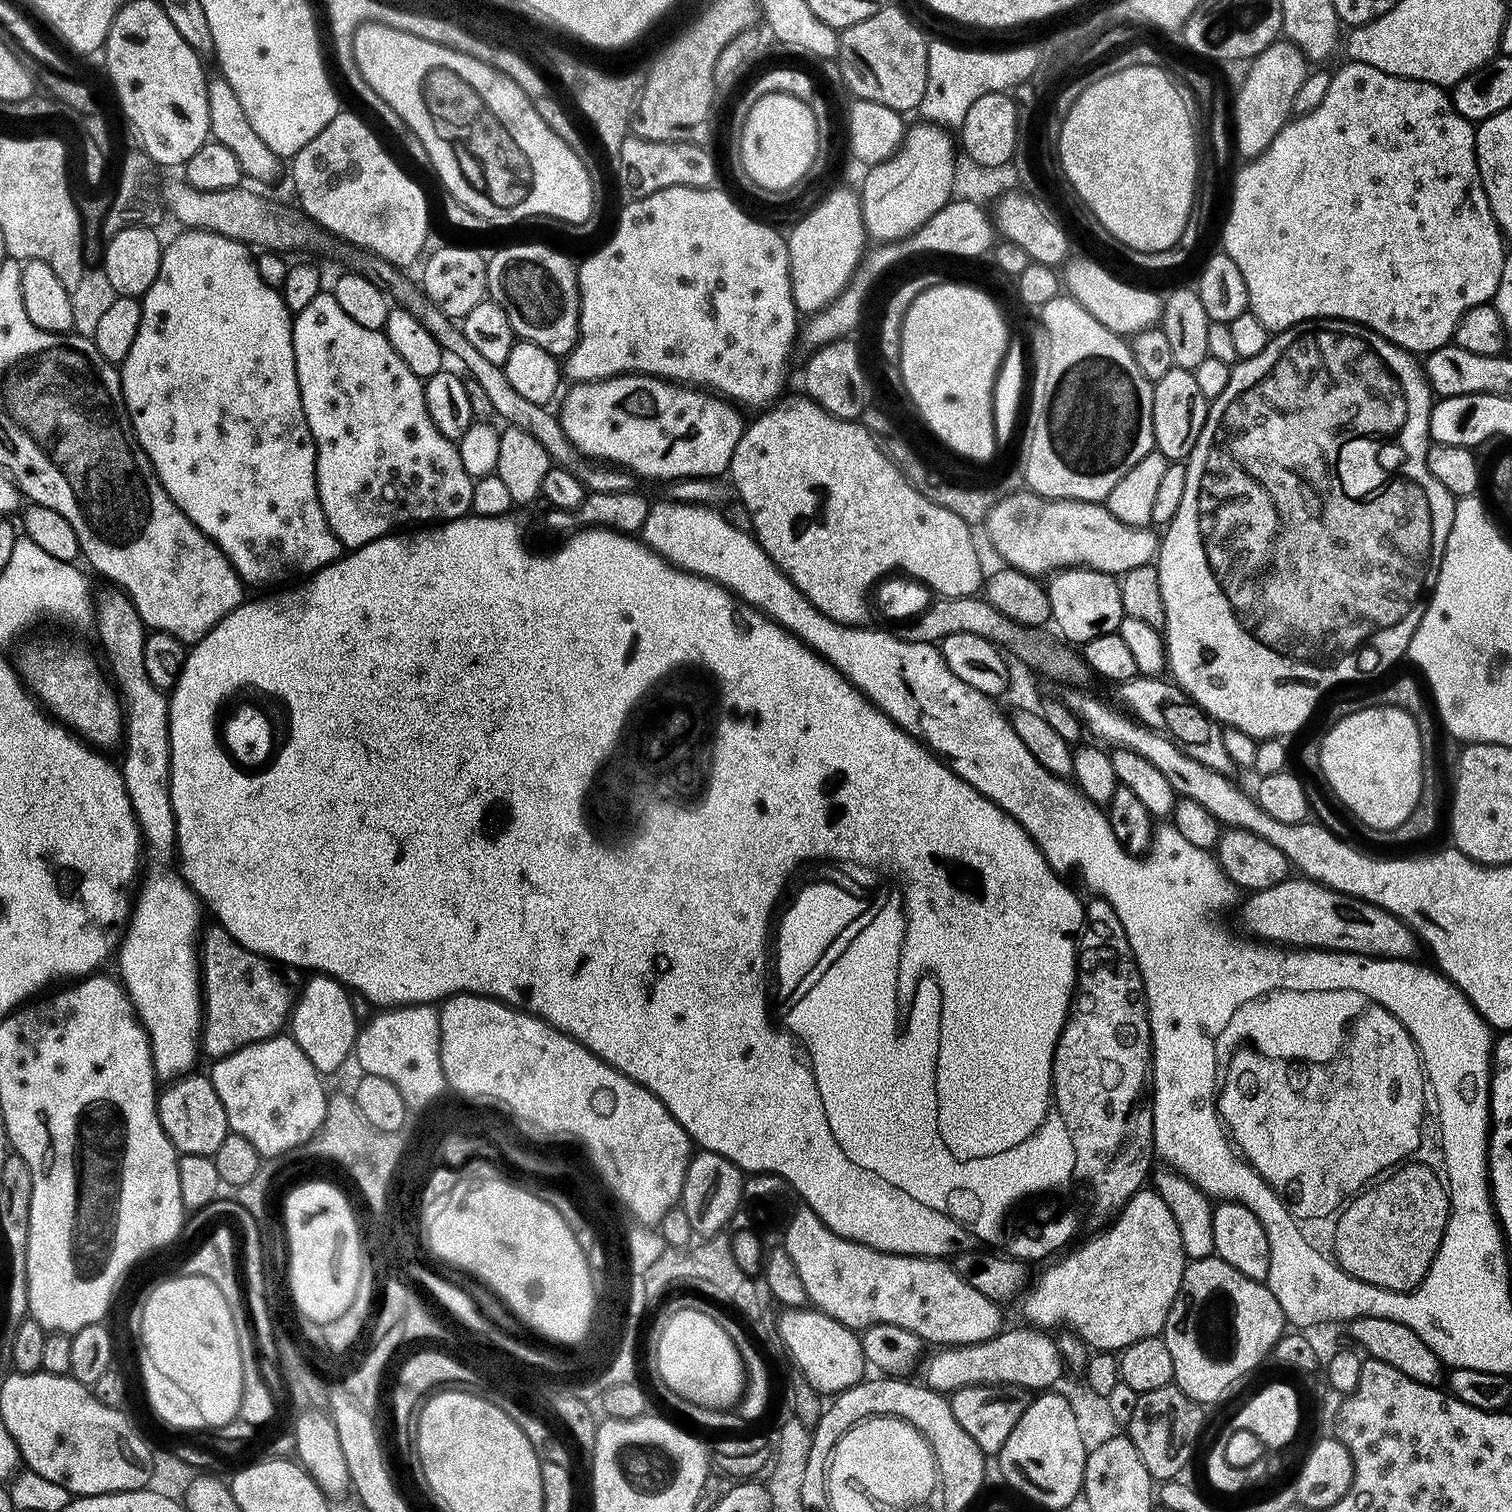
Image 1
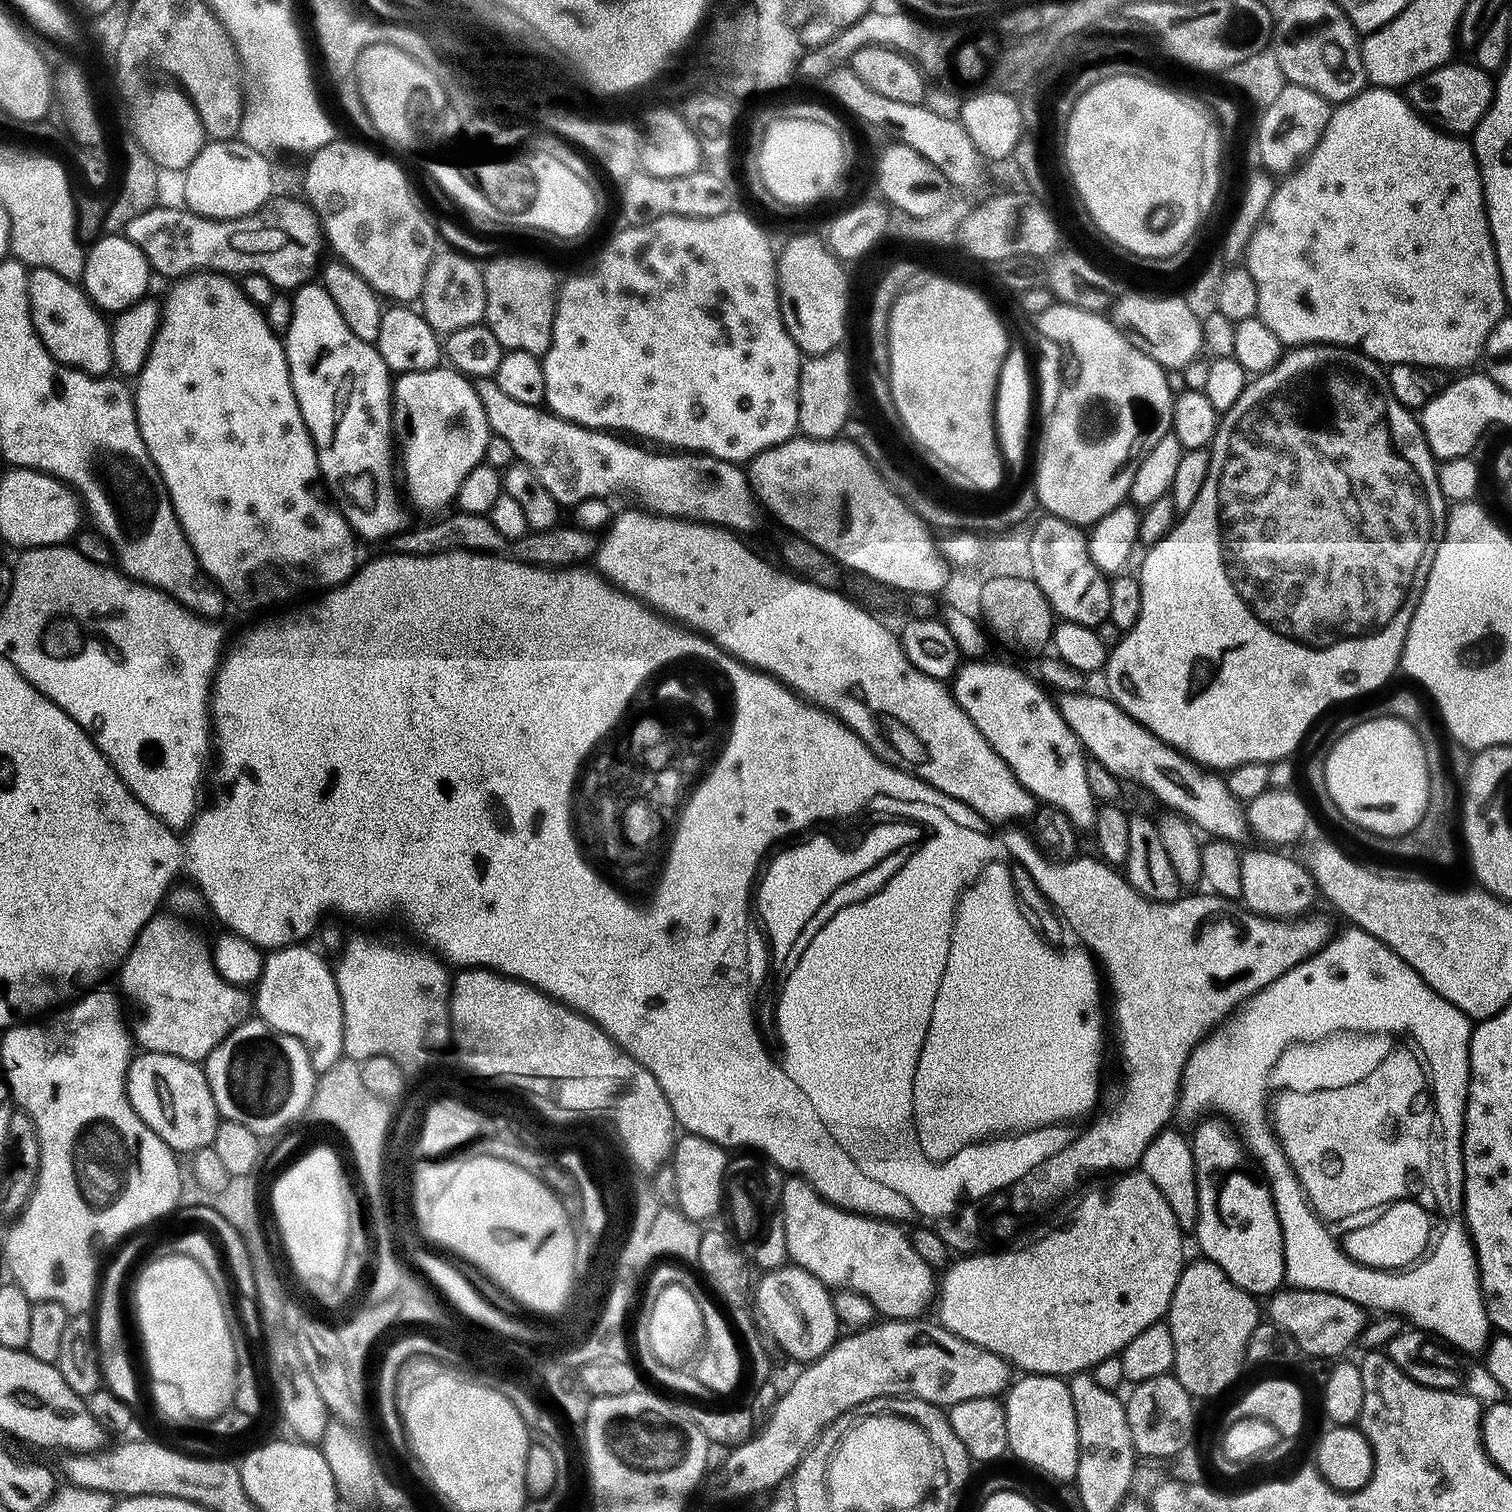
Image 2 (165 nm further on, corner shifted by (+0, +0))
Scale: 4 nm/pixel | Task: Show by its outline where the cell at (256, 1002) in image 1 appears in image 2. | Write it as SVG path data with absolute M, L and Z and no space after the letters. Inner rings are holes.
M157 914L150 917L146 926L142 926L142 930L136 935L131 950L118 965L118 973L120 972L118 992L130 1013L131 1035L143 1051L170 1054L190 1063L200 1064L208 1059L212 1051L240 1023L253 1015L254 1000L243 987L231 984L220 977L212 962L209 941L204 941L188 925L191 923L183 915L167 915Z

